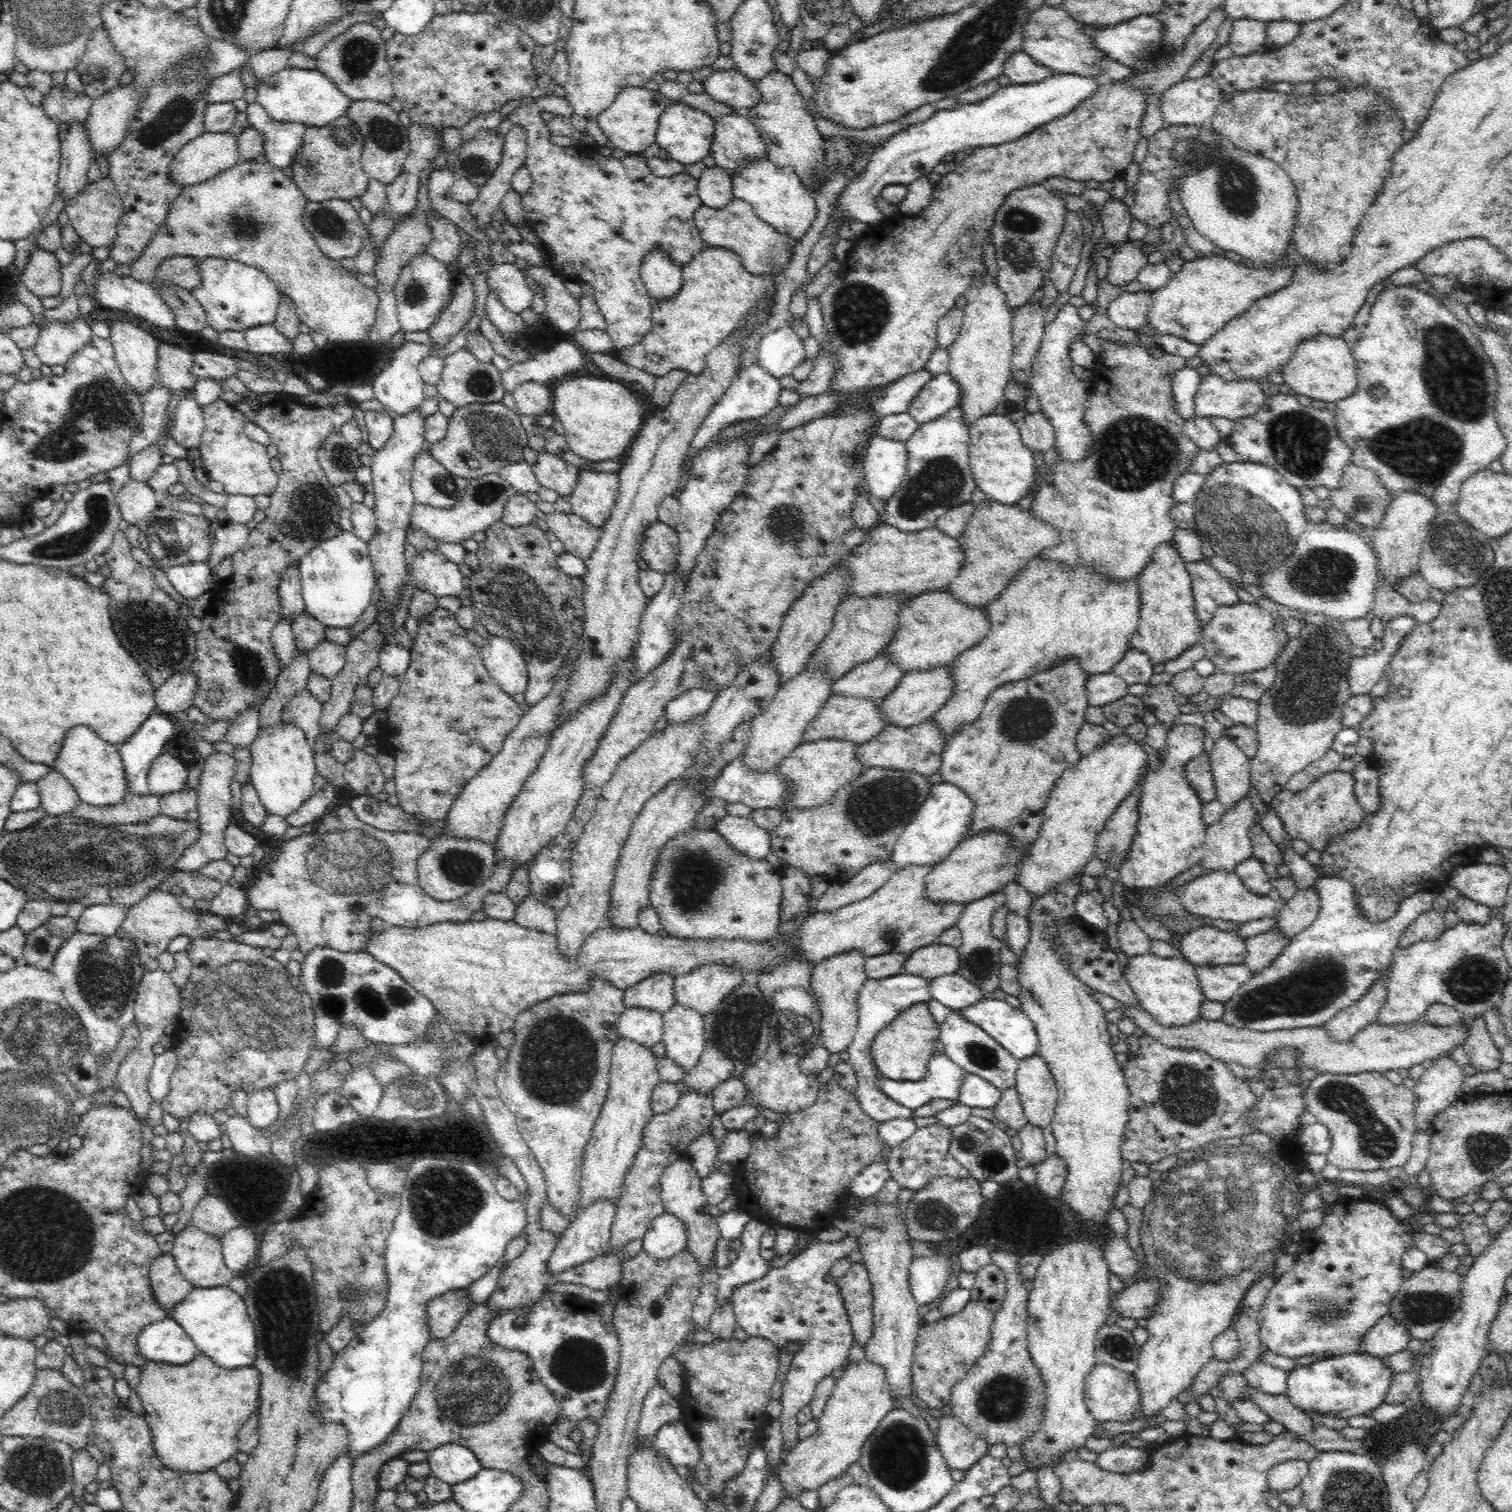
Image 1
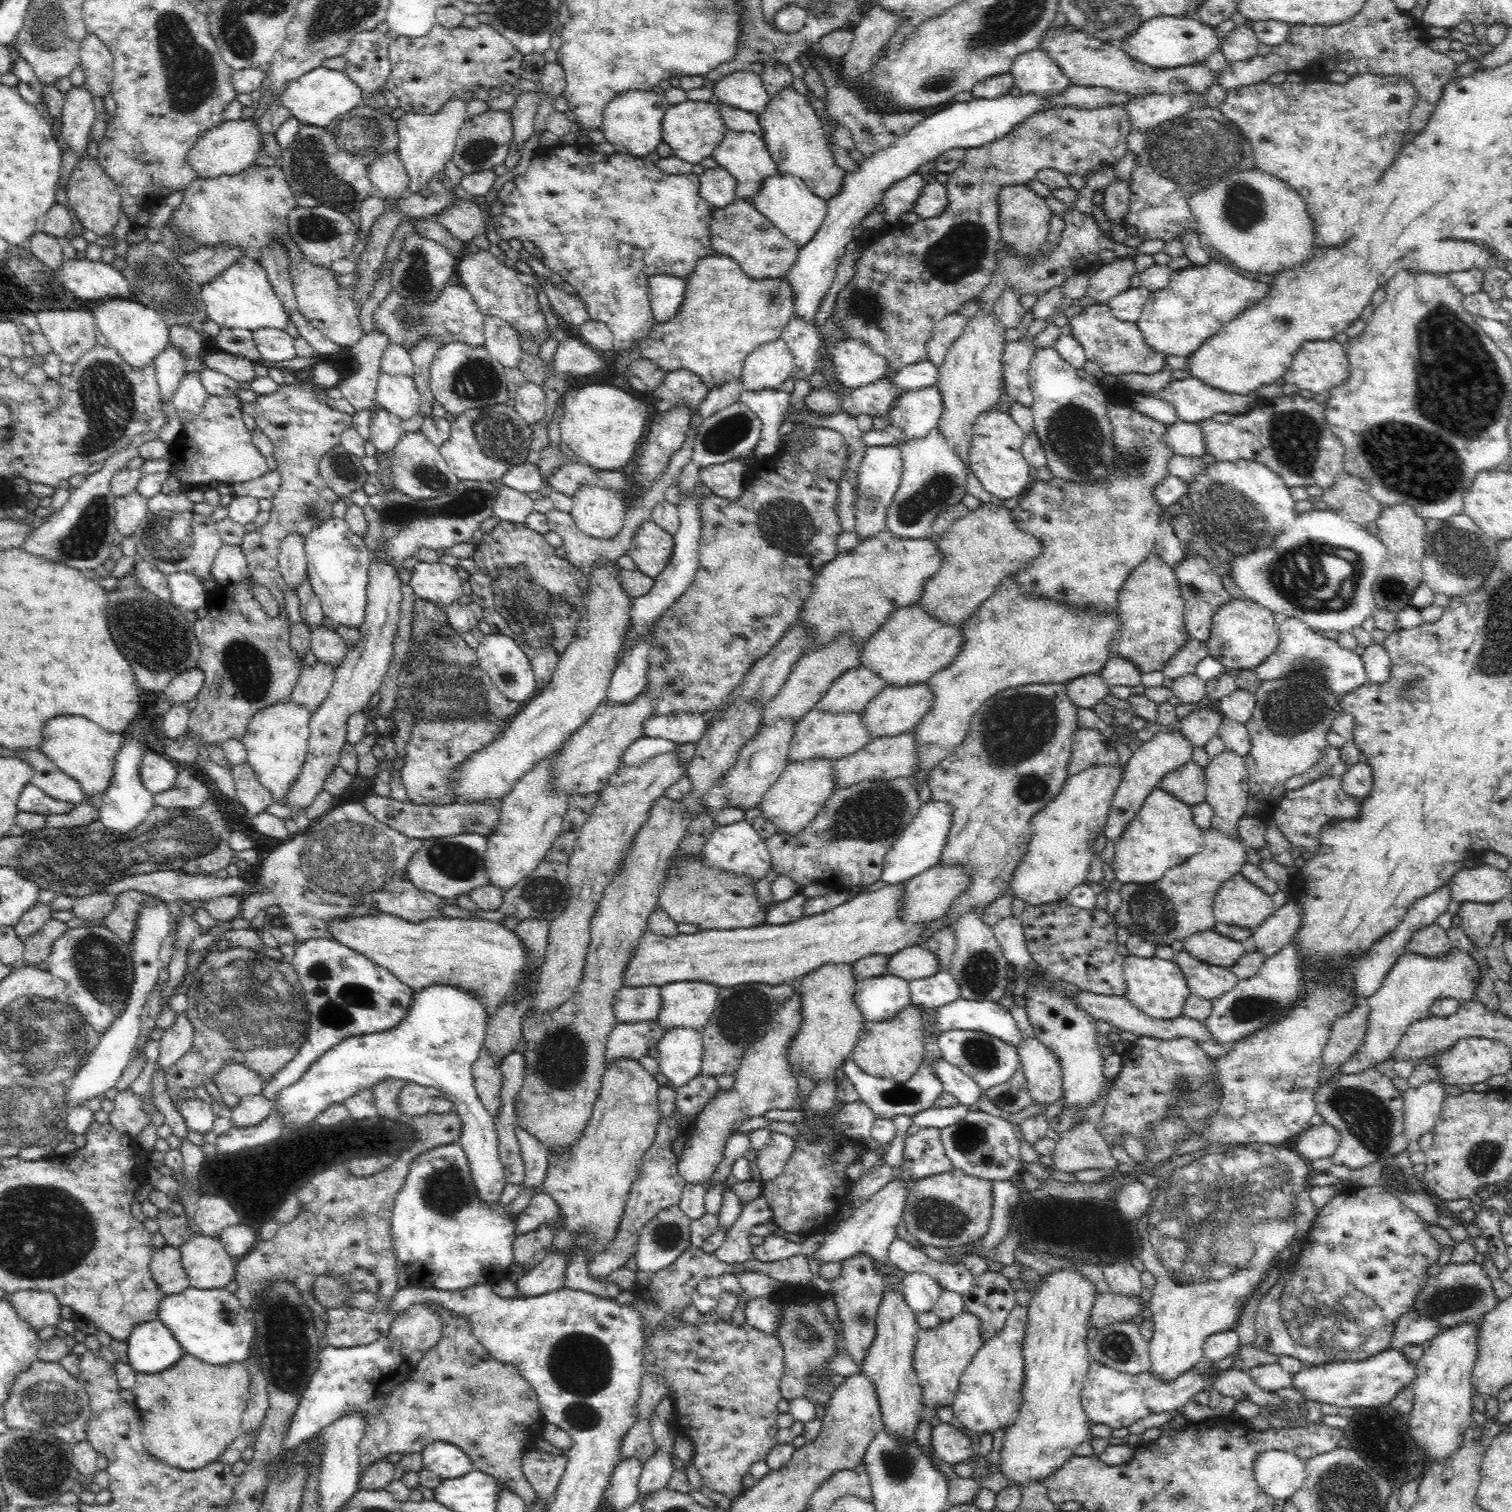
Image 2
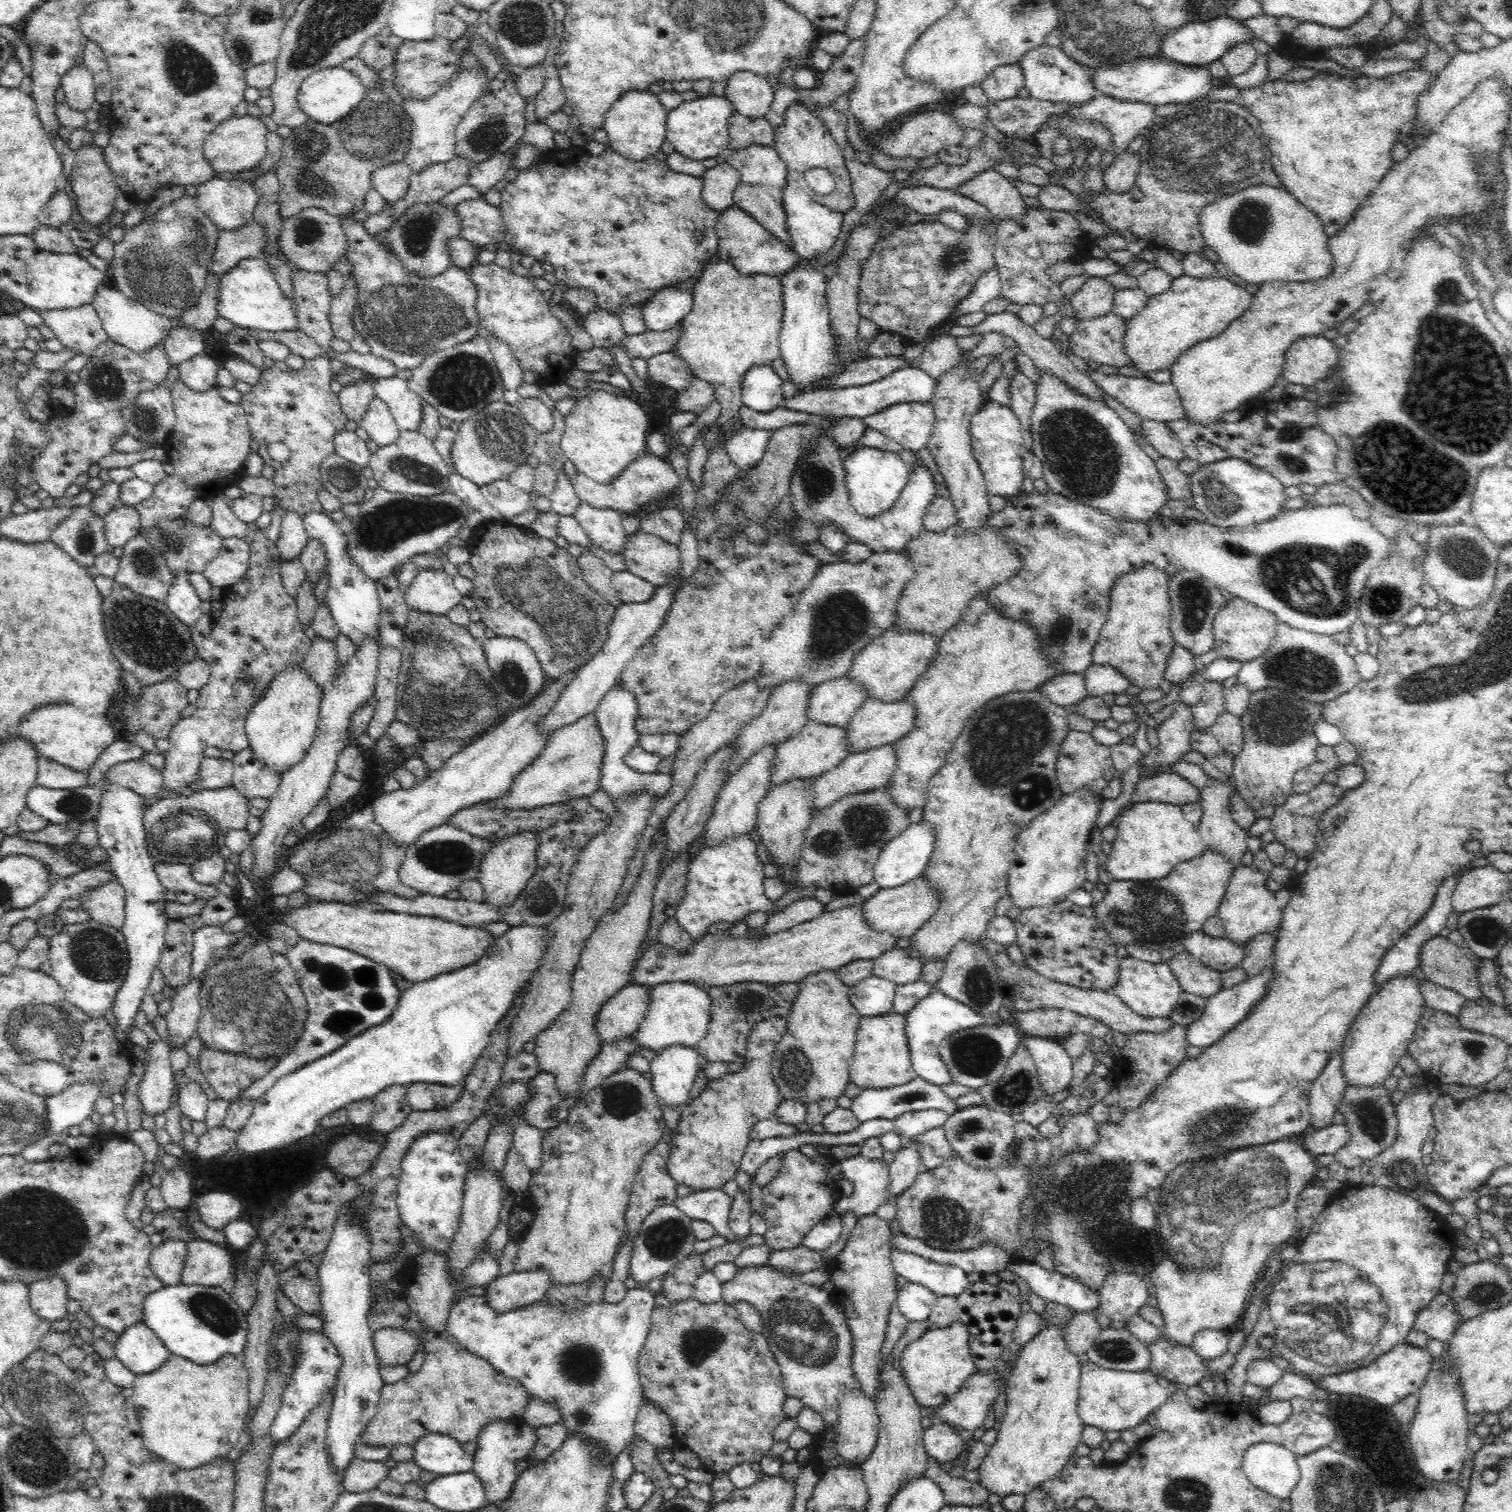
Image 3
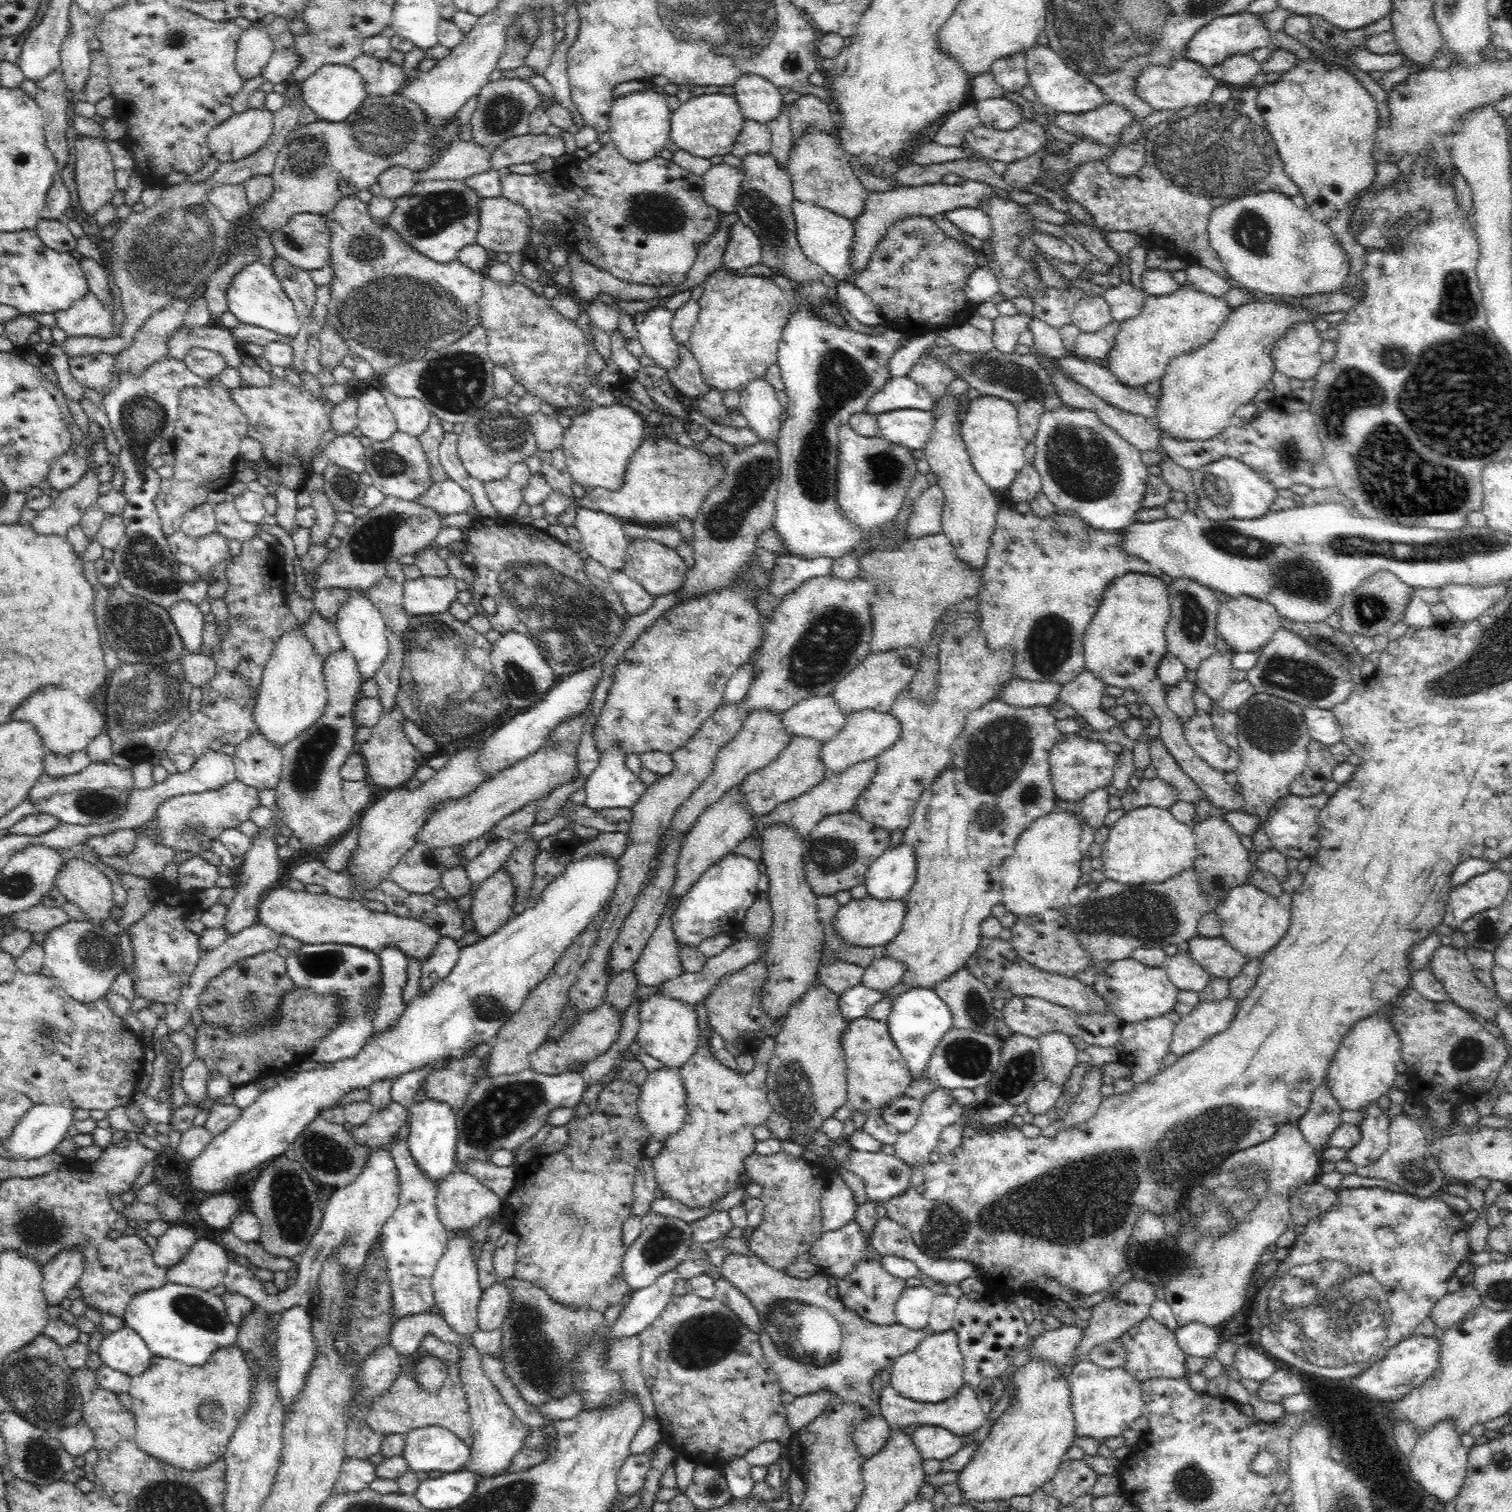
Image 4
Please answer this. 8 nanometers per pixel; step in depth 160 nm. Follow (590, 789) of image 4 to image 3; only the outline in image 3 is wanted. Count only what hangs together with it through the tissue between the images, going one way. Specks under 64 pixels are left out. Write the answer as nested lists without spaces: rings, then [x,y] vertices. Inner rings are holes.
[[[614,685],[605,693],[595,711],[595,716],[601,730],[601,736],[605,740],[605,754],[603,756],[599,788],[611,799],[638,796],[641,792],[653,794],[656,798],[665,796],[672,787],[672,778],[669,774],[640,774],[624,763],[624,756],[634,746],[639,745],[642,750],[658,756],[661,760],[668,759],[678,751],[681,736],[676,734],[674,736],[673,734],[670,734],[670,736],[639,736],[636,729],[639,706],[636,699],[634,699],[634,693],[630,689],[618,687],[618,685]]]

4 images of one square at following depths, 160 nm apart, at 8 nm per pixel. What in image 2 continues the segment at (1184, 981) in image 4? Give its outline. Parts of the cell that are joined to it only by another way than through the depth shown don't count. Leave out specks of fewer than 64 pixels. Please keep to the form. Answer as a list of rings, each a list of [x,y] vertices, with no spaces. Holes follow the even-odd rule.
[[[1174,951],[1174,963],[1180,967],[1186,980],[1189,994],[1208,1000],[1218,999],[1235,988],[1236,975],[1228,968],[1202,962],[1186,951]]]

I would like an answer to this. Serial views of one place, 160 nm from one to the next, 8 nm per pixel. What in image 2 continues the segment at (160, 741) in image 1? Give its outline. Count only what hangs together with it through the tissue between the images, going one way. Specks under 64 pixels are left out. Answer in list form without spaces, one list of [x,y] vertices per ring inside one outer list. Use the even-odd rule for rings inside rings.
[[[136,738],[125,739],[118,755],[115,757],[115,767],[111,784],[102,796],[97,796],[93,804],[98,809],[98,821],[112,832],[127,833],[135,829],[155,805],[153,795],[144,788],[139,776],[141,757],[148,749],[146,744]]]

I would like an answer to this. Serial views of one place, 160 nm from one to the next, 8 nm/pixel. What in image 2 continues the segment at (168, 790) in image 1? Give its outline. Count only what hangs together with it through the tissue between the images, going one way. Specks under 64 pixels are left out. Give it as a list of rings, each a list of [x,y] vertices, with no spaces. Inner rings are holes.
[[[148,749],[141,757],[139,776],[144,788],[154,795],[175,786],[177,771],[170,761]]]

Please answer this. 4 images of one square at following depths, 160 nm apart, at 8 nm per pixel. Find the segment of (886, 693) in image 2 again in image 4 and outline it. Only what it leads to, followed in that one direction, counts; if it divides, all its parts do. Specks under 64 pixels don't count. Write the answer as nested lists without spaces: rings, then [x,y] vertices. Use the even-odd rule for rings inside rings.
[[[875,710],[848,713],[842,731],[821,747],[820,760],[827,770],[825,775],[834,776],[844,772],[850,765],[880,757],[882,752],[899,740],[901,732],[901,725],[890,713],[878,713]]]

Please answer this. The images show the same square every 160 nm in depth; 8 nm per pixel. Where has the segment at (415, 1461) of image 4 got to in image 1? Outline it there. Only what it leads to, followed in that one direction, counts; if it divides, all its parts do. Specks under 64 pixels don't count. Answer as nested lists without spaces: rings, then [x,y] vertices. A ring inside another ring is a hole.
[[[456,1443],[443,1444],[428,1451],[426,1461],[431,1474],[449,1485],[472,1479],[482,1468],[470,1449]]]

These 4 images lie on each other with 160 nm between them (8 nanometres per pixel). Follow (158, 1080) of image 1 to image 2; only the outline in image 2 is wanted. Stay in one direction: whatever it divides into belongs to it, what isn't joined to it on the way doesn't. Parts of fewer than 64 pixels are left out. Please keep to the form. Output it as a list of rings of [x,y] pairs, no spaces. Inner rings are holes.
[[[186,1010],[176,1014],[173,1023],[163,1030],[159,1041],[158,1068],[166,1070],[189,1054],[193,1043],[193,1024],[186,1016]]]

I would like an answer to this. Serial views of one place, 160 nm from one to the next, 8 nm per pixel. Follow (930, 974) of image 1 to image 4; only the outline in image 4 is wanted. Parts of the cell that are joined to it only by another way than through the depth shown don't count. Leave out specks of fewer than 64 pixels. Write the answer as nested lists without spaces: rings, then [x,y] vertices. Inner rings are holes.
[[[876,959],[864,968],[860,983],[869,990],[878,990],[880,993],[893,988],[900,982],[904,974],[904,965],[894,959]]]

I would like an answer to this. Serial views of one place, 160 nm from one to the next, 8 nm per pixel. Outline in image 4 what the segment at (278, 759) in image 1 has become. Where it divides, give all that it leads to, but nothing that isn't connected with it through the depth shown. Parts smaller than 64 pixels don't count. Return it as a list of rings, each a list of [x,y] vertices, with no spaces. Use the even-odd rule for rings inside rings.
[[[298,621],[295,628],[288,628],[280,636],[271,653],[255,700],[254,721],[268,744],[284,747],[316,723],[325,712],[328,696],[323,673],[325,659],[315,652],[305,636],[303,624]]]

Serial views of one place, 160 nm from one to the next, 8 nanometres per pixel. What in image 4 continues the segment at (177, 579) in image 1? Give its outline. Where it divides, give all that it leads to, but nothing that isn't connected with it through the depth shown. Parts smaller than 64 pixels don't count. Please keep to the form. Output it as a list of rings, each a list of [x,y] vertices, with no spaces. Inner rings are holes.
[[[180,601],[174,603],[174,606],[169,608],[168,613],[176,630],[178,630],[184,651],[194,654],[200,653],[203,641],[203,626],[205,625],[200,609],[192,603]]]

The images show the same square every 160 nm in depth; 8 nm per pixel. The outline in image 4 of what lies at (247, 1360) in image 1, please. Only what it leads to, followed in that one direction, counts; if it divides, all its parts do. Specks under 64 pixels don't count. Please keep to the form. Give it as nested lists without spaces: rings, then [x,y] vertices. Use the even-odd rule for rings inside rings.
[[[167,1282],[162,1288],[140,1292],[124,1308],[124,1327],[135,1330],[159,1357],[170,1357],[188,1366],[202,1366],[218,1348],[231,1346],[238,1329],[228,1319],[220,1297],[204,1289]]]

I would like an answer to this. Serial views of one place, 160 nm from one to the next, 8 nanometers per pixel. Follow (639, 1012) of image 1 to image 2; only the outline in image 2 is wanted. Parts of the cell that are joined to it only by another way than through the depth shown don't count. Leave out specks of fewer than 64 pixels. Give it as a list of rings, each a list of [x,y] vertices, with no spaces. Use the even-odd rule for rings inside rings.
[[[656,1021],[616,1024],[606,1042],[604,1065],[608,1068],[618,1059],[638,1060],[646,1056],[646,1050],[656,1046],[664,1033]]]

